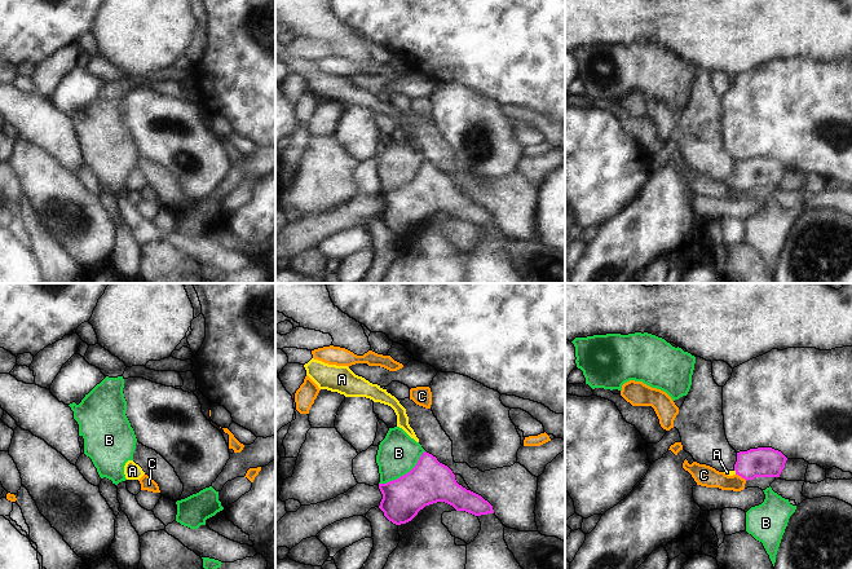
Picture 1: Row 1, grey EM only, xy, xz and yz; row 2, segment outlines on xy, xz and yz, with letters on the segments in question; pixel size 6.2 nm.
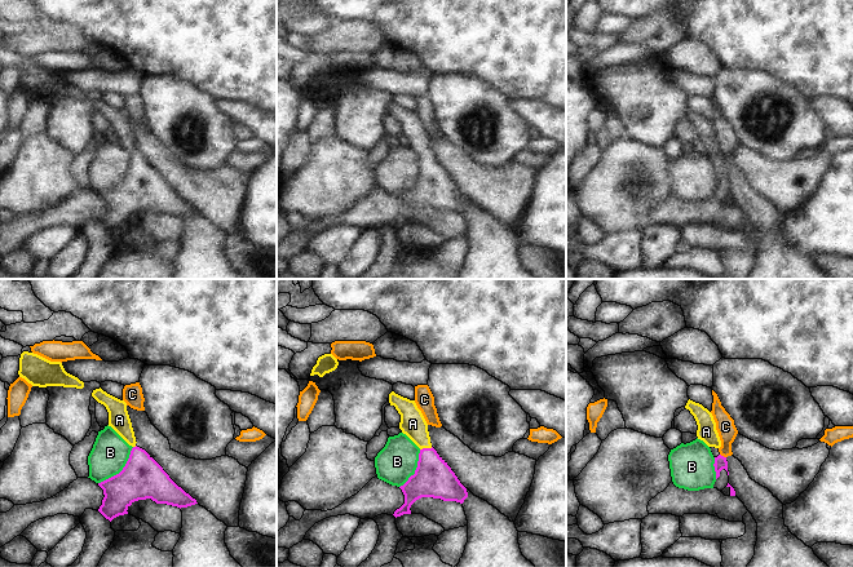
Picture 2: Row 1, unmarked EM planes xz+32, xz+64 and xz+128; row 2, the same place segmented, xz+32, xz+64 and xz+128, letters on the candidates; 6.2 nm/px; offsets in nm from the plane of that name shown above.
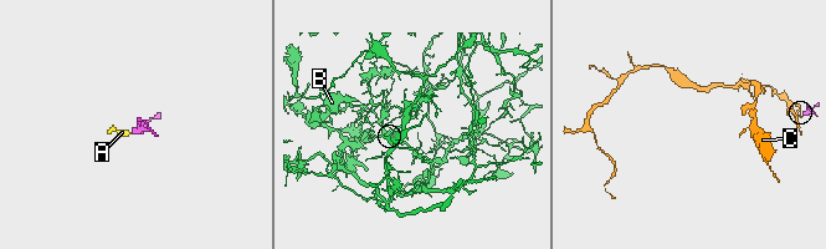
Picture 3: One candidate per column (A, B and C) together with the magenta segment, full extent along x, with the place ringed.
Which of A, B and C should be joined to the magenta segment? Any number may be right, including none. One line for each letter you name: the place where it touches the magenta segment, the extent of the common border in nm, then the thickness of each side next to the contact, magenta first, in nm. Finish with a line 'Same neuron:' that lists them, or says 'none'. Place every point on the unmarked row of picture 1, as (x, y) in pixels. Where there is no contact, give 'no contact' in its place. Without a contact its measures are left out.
A: yz (736, 182) | 30 nm | 190/30 nm
Same neuron: A

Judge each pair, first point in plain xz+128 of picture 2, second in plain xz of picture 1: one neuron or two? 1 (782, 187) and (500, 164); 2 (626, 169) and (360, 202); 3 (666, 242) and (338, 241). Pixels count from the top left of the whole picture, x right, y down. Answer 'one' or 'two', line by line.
1: two
2: two
3: two

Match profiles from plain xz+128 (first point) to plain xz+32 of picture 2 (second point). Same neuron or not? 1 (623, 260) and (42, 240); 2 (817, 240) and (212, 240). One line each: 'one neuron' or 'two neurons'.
1: one neuron
2: two neurons

